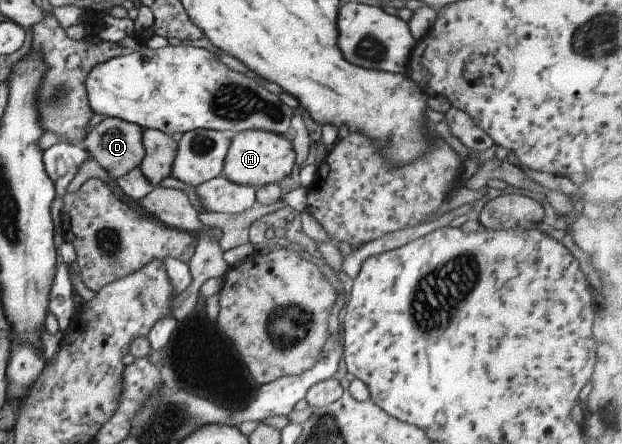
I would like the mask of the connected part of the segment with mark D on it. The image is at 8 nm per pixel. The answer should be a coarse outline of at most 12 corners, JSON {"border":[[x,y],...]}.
{"border":[[105,117],[81,147],[117,179],[140,166],[143,129]]}

